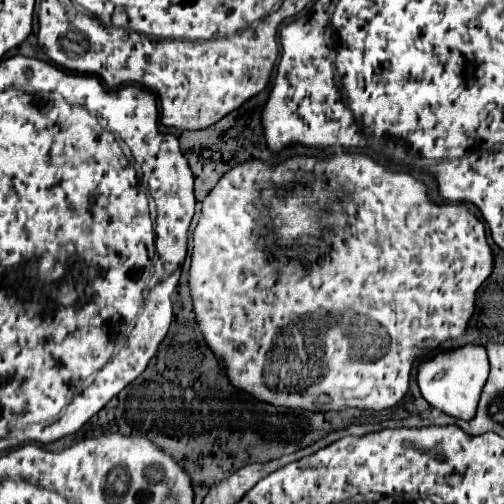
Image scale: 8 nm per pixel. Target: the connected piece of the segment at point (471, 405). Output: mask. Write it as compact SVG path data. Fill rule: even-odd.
M468 344L454 352L442 352L436 358L422 362L418 368L418 386L422 396L430 406L442 410L448 416L472 420L476 416L476 406L480 400L480 392L488 378L488 356L482 346Z

